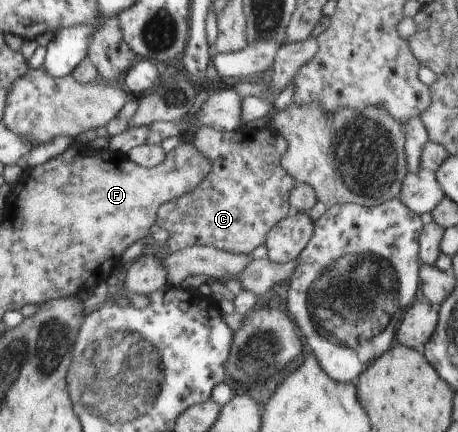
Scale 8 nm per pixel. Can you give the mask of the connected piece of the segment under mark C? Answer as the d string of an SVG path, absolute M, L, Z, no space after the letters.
M203 126L196 130L193 142L212 161L213 167L196 188L160 206L156 228L170 232L166 243L172 251L194 245L211 245L234 254L250 255L255 248L264 244L268 231L293 212L289 194L297 183L281 165L282 155L287 149L286 139L272 129L251 130L244 127L228 132Z

